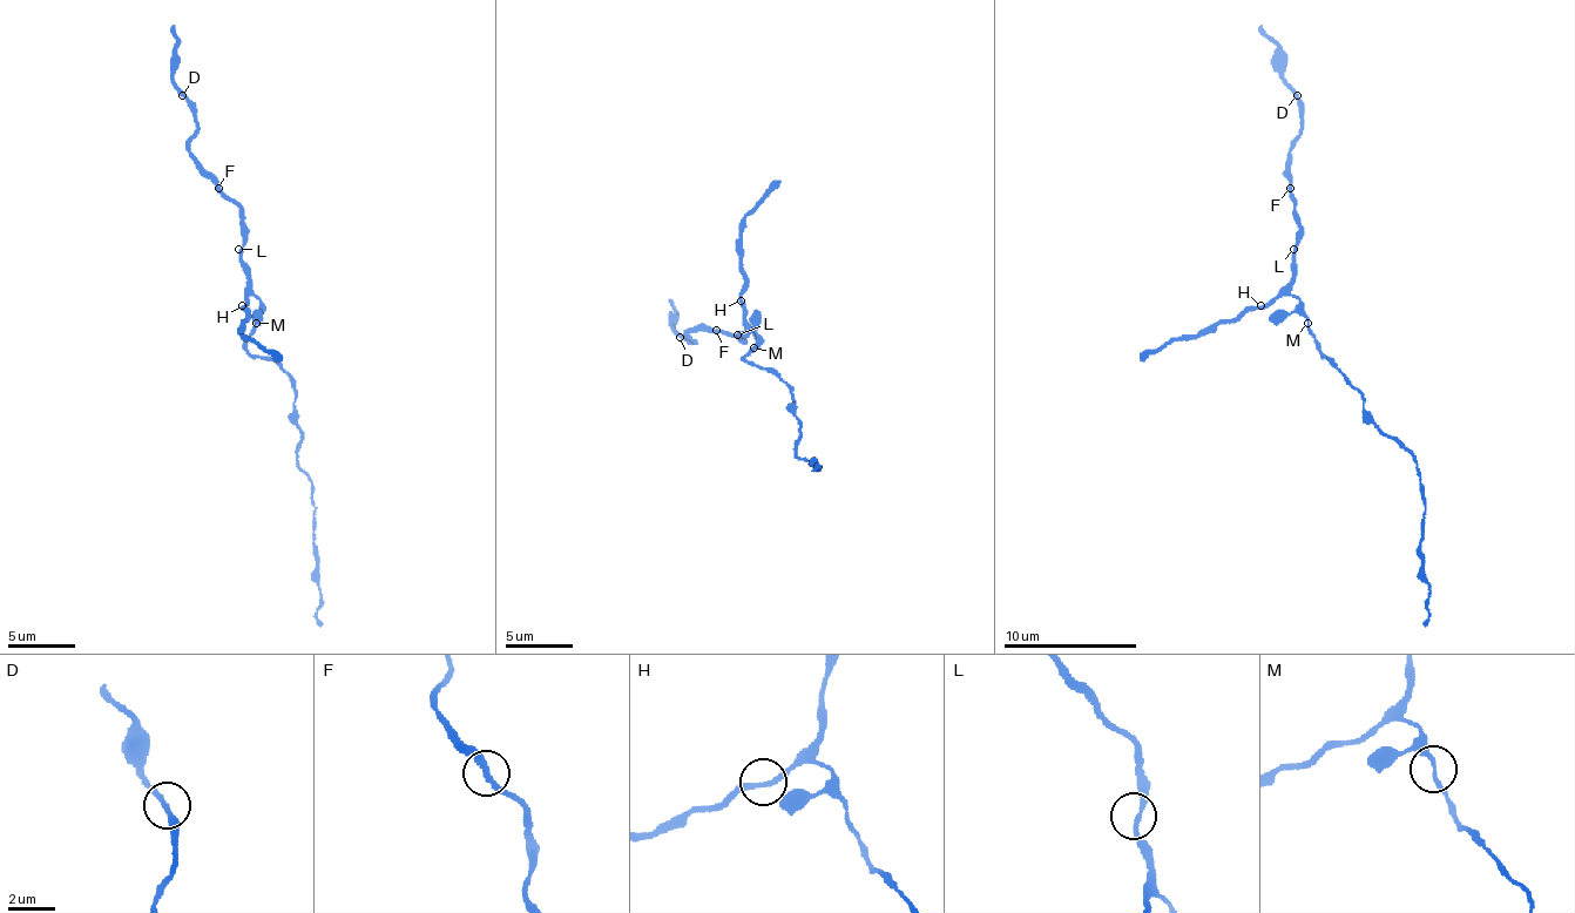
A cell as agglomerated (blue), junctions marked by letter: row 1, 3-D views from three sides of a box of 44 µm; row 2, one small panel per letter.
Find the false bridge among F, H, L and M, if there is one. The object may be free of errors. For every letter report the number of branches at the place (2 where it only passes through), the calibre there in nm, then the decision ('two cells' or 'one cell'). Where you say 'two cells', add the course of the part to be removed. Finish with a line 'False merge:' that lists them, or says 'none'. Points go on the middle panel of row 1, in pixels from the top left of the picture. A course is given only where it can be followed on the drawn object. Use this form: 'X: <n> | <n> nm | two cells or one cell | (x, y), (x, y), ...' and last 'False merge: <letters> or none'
F: 2 | 220 nm | one cell
H: 2 | 220 nm | one cell
L: 2 | 200 nm | one cell
M: 2 | 200 nm | one cell
False merge: none

